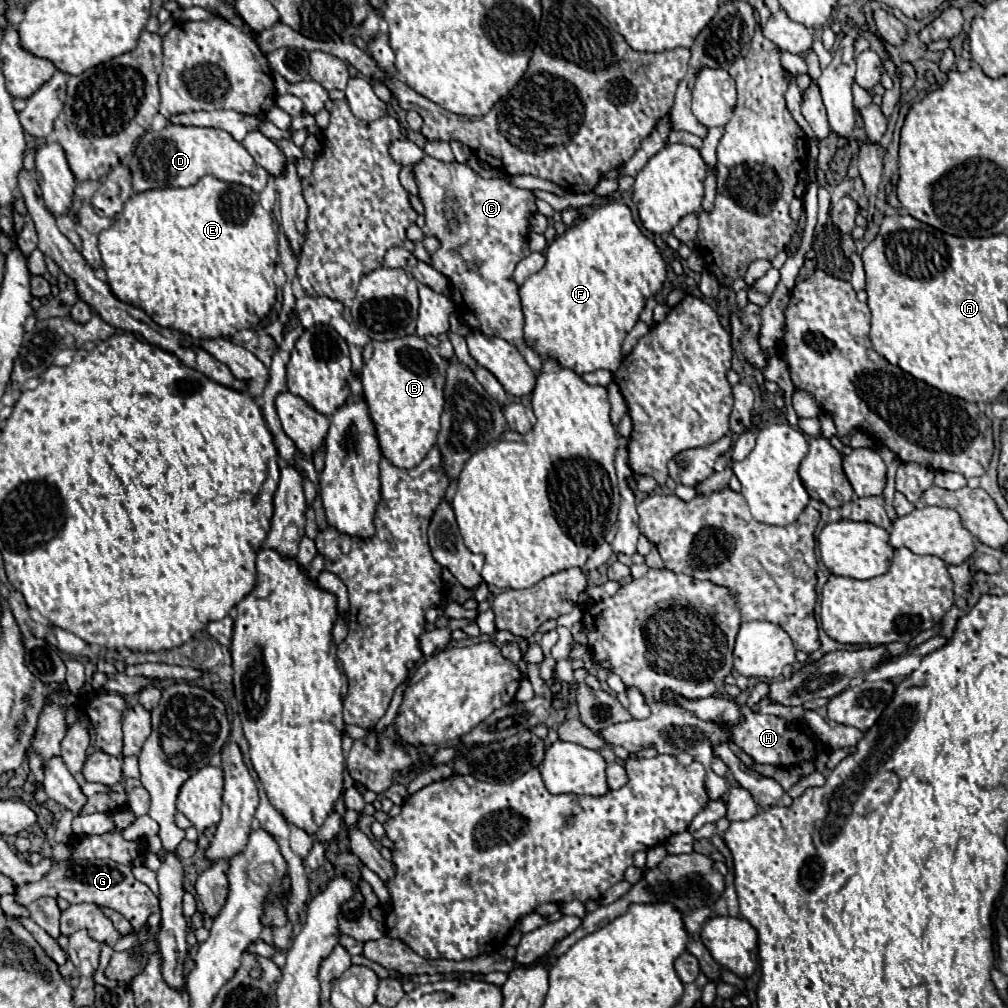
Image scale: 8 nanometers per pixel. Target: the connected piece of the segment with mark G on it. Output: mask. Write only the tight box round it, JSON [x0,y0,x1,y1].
[16,860,158,930]

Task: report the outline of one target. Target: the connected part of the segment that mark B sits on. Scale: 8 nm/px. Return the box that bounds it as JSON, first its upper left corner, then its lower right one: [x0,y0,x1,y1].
[362,334,448,468]

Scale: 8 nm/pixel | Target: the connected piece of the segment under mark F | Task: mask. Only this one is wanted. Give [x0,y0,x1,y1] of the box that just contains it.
[520,202,666,374]

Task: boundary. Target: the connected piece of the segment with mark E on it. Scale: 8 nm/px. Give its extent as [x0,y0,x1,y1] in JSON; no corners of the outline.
[100,176,278,338]

